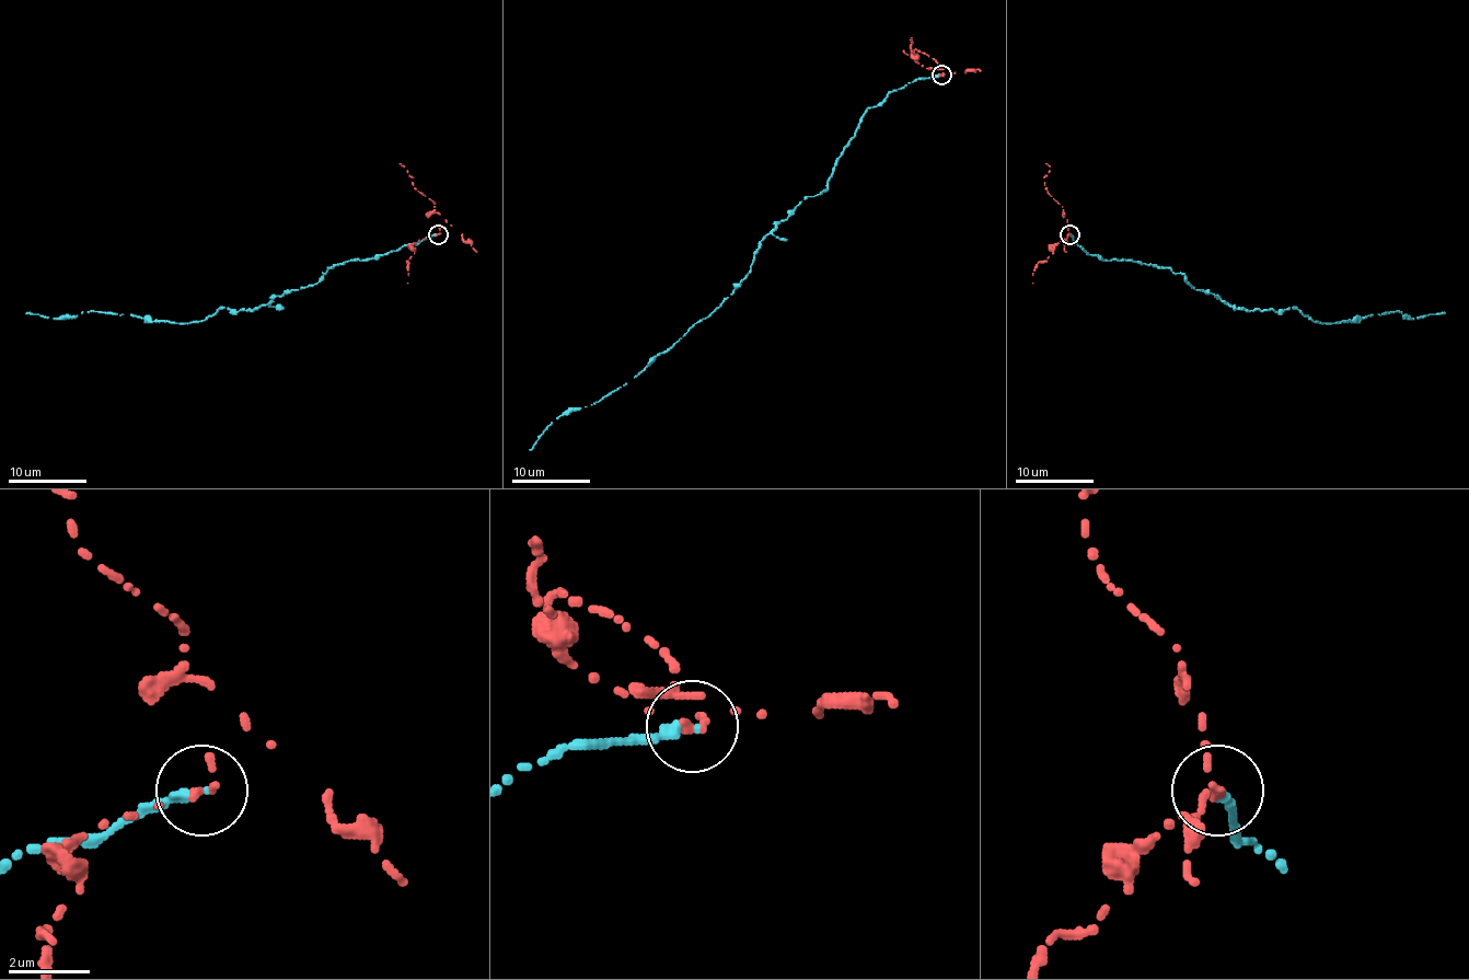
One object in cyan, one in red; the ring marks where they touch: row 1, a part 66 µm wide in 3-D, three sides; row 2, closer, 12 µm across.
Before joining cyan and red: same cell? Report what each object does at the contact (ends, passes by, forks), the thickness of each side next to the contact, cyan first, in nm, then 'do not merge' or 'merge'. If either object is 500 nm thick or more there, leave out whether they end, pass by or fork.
cyan ends; red ends; calibres 240 and 220 nm; do not merge

